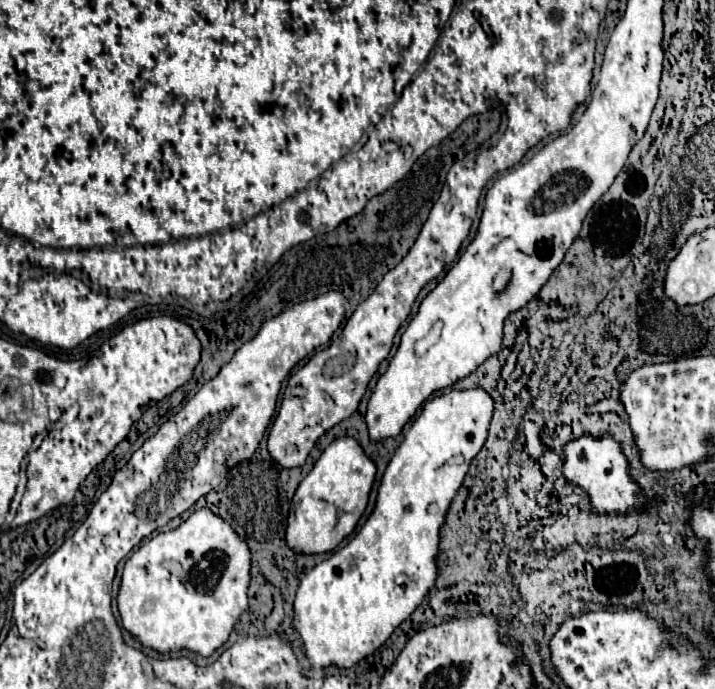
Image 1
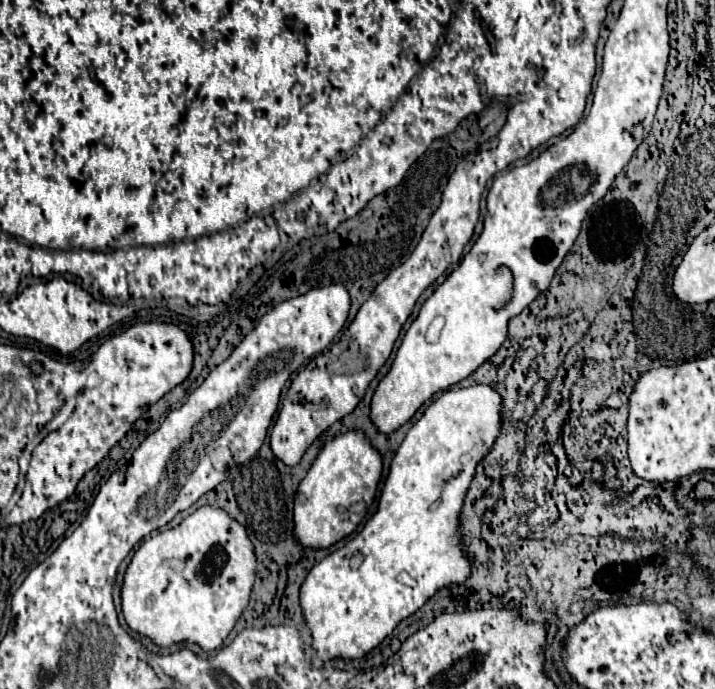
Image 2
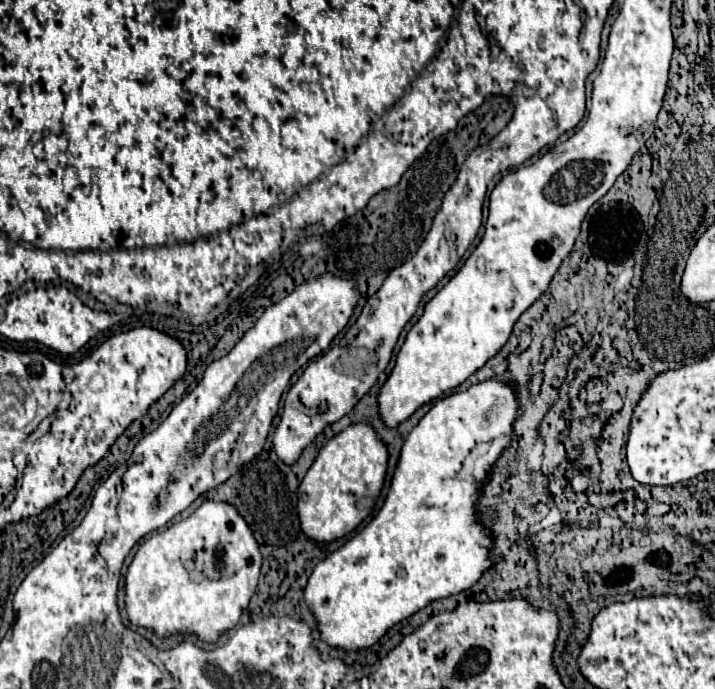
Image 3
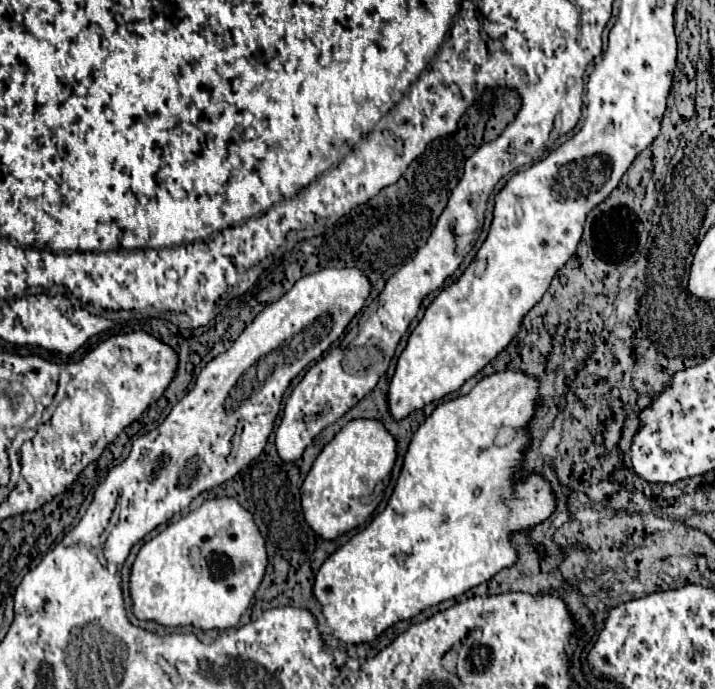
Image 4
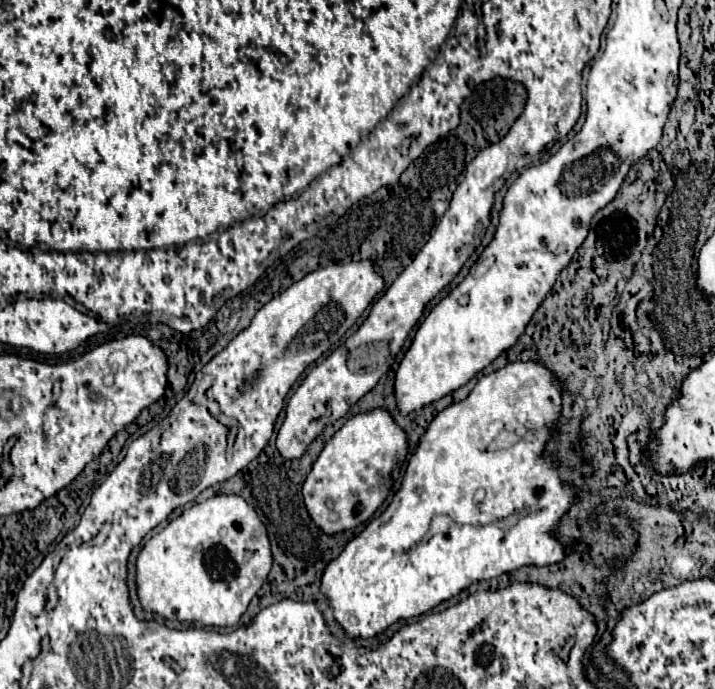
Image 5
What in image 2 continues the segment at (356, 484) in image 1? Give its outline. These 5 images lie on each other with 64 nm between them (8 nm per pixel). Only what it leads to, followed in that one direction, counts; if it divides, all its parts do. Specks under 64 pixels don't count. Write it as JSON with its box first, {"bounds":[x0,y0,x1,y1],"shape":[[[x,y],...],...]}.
{"bounds":[292,432,382,550],"shape":[[[346,432],[328,442],[296,490],[292,530],[296,542],[304,548],[320,550],[350,536],[374,500],[380,472],[382,458],[362,432]]]}

